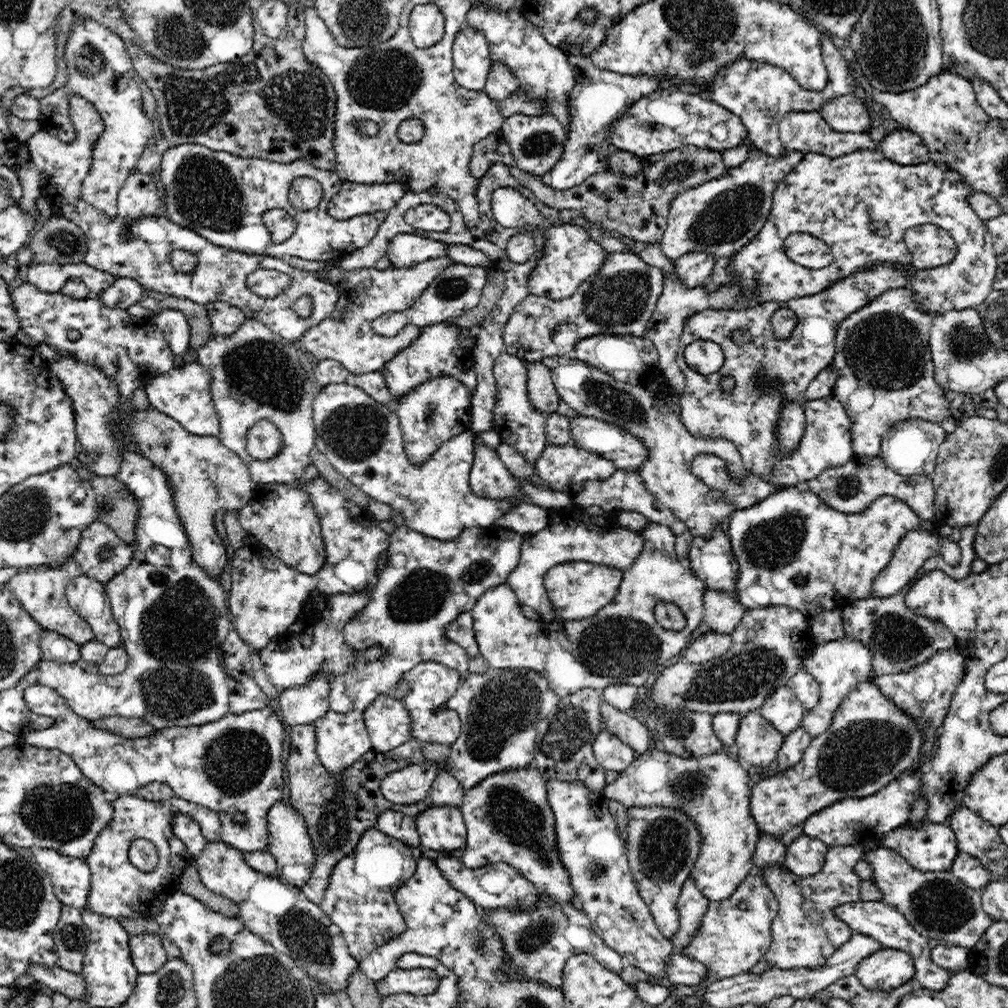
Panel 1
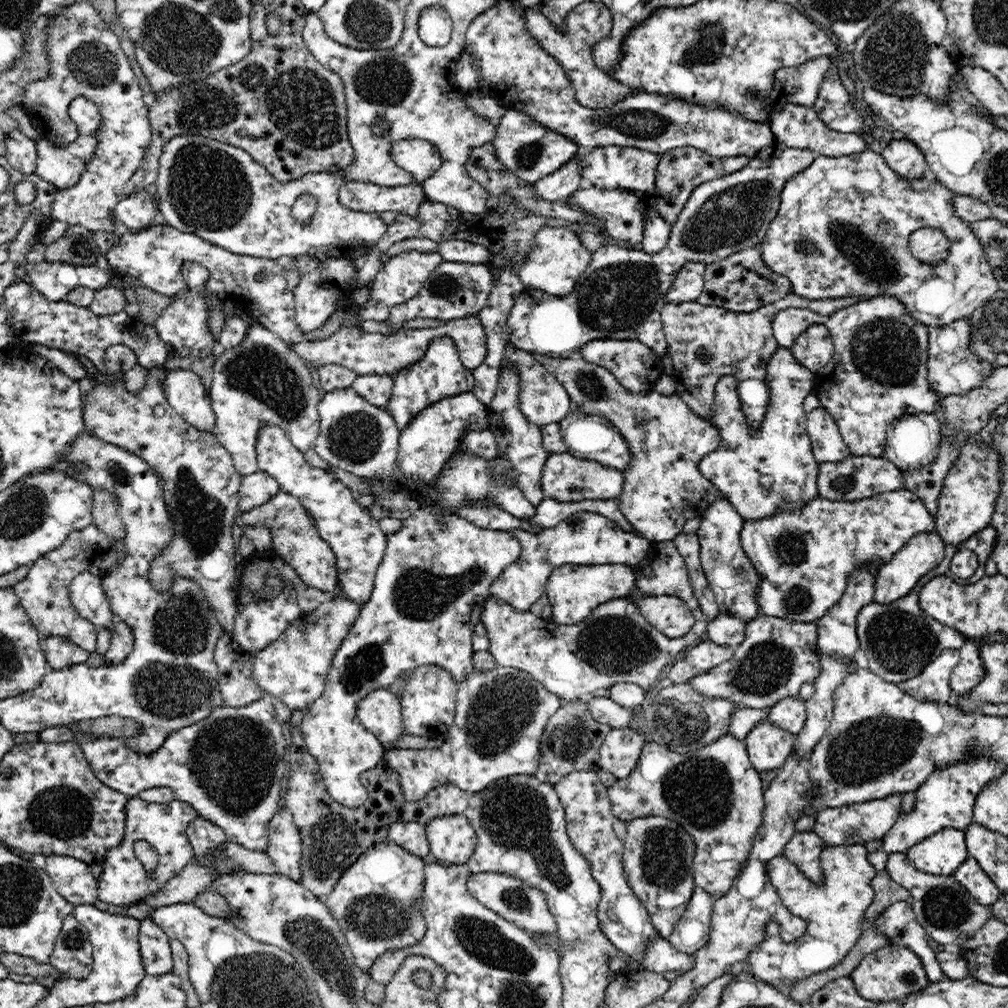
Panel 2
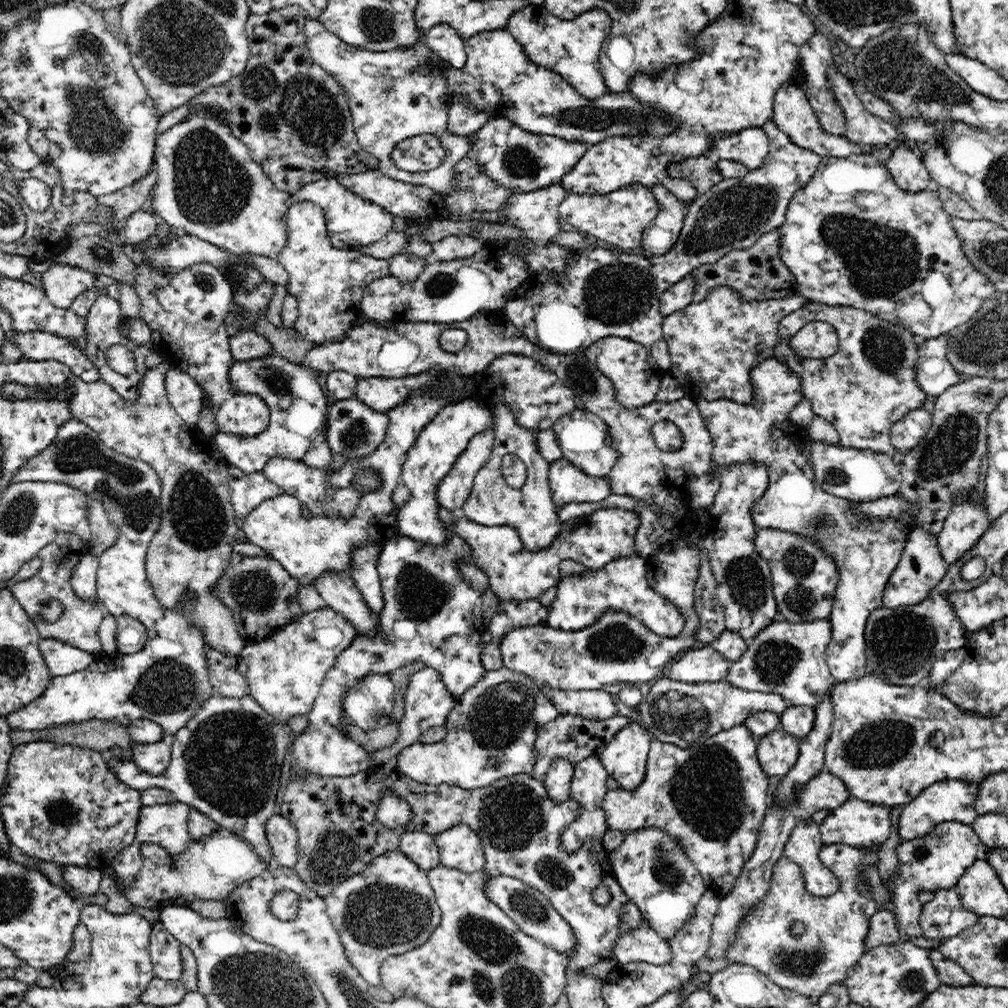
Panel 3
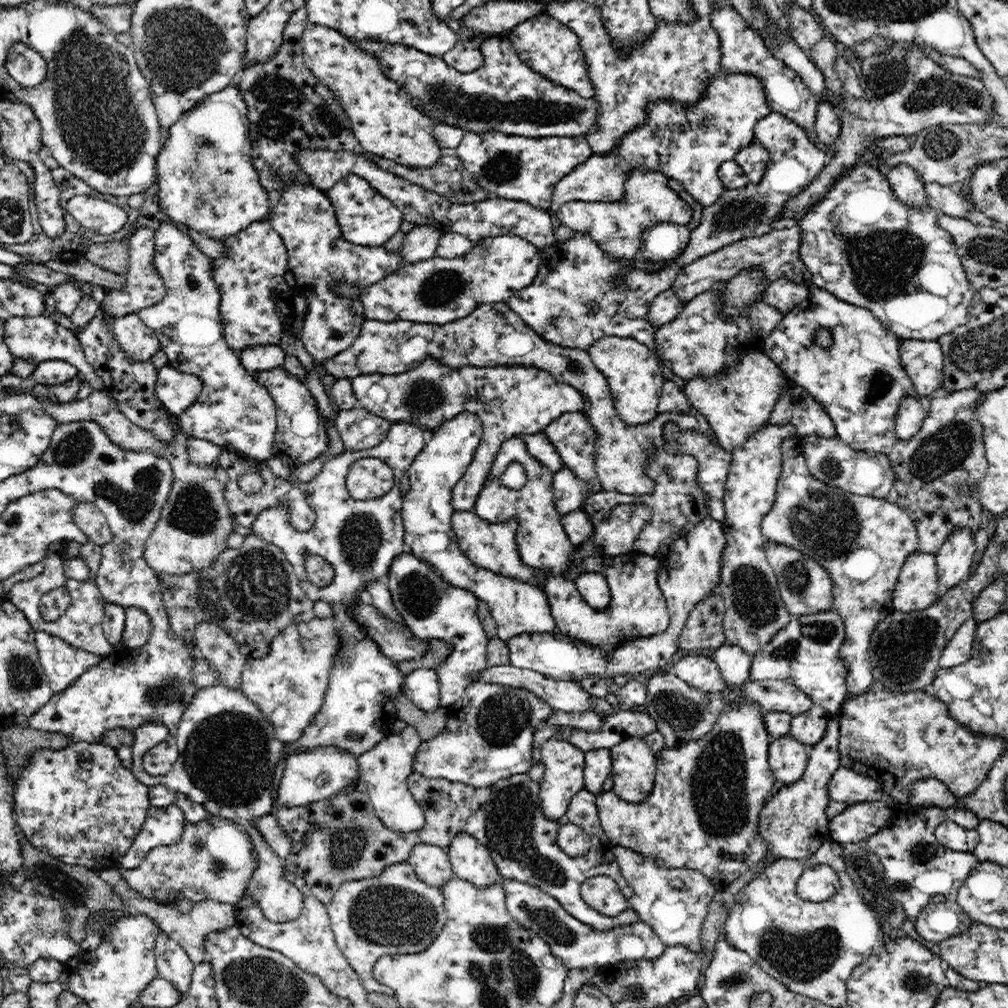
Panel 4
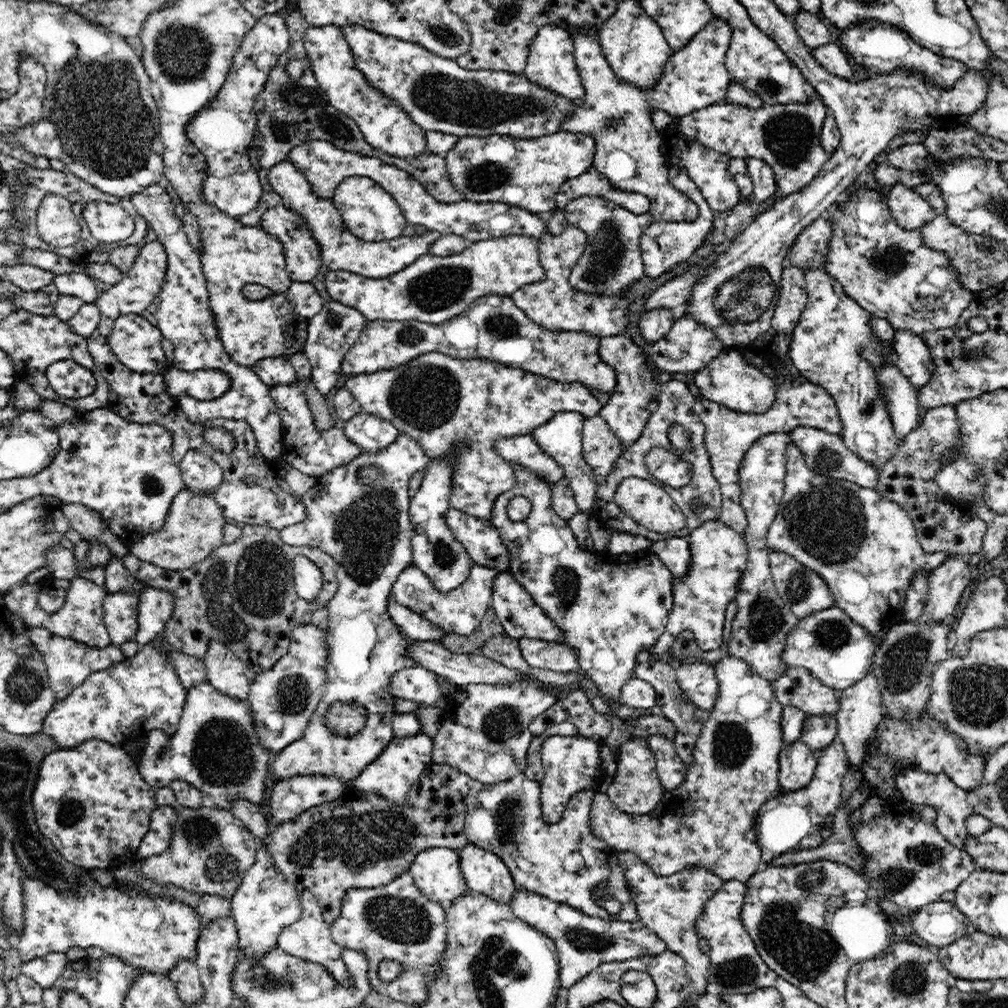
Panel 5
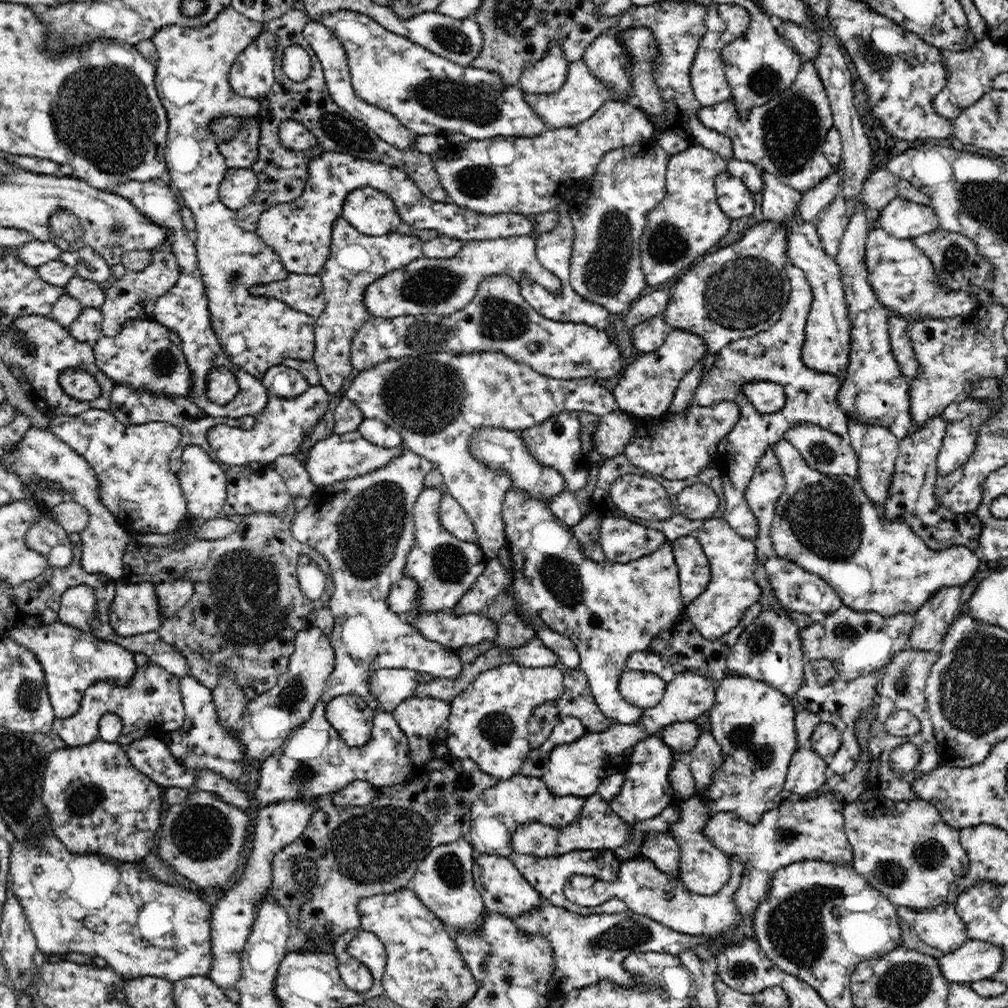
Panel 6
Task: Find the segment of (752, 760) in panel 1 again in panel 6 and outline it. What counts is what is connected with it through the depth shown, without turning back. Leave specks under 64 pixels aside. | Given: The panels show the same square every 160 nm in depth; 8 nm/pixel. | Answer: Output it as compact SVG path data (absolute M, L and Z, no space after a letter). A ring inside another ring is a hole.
M800 747L788 767L784 790L790 790L792 794L799 796L807 796L820 790L830 773L828 765L818 753Z

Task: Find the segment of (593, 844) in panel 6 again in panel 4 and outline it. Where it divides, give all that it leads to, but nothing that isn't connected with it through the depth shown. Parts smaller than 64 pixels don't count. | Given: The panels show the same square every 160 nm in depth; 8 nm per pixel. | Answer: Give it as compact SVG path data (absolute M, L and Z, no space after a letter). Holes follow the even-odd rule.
M724 643L719 649L712 652L712 657L716 661L718 669L720 669L720 676L724 679L726 687L729 690L739 690L737 697L728 701L720 712L720 716L717 717L716 724L713 724L712 730L705 733L704 736L698 737L696 740L691 740L683 747L676 747L672 750L670 747L664 747L657 756L656 772L655 772L655 787L652 788L652 792L648 795L645 801L638 804L628 803L623 801L618 795L614 794L611 790L604 791L598 795L595 795L595 803L599 814L599 823L604 830L610 843L613 843L616 847L624 847L628 850L632 850L646 859L653 861L657 867L666 868L669 871L672 868L688 868L690 870L696 870L704 874L704 876L711 878L712 882L719 890L723 890L732 881L736 880L747 870L758 863L758 861L764 859L766 854L766 848L764 841L762 841L759 834L759 813L762 807L767 803L767 799L770 798L772 792L772 786L776 780L775 773L771 771L771 765L768 762L768 747L770 747L770 733L767 731L767 727L764 723L764 708L759 701L755 699L748 699L746 695L742 695L742 690L746 688L746 684L752 682L751 660L752 657L746 653L742 647Z

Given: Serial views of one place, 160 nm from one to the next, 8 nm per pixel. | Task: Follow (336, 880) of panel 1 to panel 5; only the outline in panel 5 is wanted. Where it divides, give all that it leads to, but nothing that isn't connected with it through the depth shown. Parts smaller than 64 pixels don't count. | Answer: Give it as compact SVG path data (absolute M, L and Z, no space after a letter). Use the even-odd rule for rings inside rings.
M404 872L398 879L392 879L383 887L353 889L348 891L343 900L343 911L338 919L331 924L330 930L334 942L343 949L361 950L372 969L369 980L373 990L392 997L394 1000L409 1005L420 1006L420 1003L430 1000L430 984L441 978L443 972L444 954L447 950L447 920L445 909L440 904L434 904L416 886L412 874ZM385 962L398 963L400 974L392 981L380 978L379 968Z

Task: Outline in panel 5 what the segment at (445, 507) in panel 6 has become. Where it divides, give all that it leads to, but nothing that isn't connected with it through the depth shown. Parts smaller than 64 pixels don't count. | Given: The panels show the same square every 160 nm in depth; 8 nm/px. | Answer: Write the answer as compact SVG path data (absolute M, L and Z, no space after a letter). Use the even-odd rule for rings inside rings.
M454 508L445 512L445 522L476 565L498 572L507 571L510 560L508 548L491 522L477 519Z

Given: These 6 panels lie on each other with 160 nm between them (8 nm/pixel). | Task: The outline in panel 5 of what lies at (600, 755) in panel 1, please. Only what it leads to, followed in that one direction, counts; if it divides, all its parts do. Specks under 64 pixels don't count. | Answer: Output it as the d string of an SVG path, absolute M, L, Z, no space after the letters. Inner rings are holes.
M638 737L624 742L619 748L616 761L617 767L612 776L612 782L605 793L622 812L634 815L652 814L658 807L665 788L657 775L655 753L647 739Z

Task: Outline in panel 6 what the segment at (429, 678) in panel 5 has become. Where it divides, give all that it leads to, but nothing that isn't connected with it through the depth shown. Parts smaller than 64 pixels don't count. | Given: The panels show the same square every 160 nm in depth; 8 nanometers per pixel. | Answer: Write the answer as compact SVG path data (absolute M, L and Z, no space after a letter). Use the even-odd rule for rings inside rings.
M382 668L370 674L368 687L378 703L386 711L391 711L401 701L408 700L417 689L417 671L407 668Z

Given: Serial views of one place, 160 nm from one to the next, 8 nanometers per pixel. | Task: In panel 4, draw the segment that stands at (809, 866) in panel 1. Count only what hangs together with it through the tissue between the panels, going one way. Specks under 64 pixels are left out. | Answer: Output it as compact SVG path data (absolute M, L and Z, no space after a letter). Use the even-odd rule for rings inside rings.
M832 718L827 722L827 730L819 743L809 746L807 768L801 779L784 785L759 813L759 834L768 852L776 858L810 859L820 846L827 842L831 831L830 819L824 812L831 800L830 782L836 770L842 766L839 754L839 723ZM814 865L802 871L797 880L799 898L809 903L826 901L840 891L838 874L827 865Z

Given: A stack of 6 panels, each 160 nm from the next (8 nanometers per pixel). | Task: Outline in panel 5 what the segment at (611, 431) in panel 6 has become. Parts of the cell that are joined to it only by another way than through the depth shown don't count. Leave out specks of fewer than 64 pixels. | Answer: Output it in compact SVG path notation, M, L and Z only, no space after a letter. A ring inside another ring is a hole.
M628 335L599 337L600 354L604 362L615 366L619 372L616 394L604 404L599 416L602 416L608 427L618 436L620 443L629 447L640 438L650 416L658 408L657 397L660 386L647 364L643 349Z

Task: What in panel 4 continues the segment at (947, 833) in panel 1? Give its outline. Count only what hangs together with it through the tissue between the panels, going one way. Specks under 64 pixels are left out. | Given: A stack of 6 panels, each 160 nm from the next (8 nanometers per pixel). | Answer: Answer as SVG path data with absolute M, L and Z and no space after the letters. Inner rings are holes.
M907 804L903 809L892 808L891 818L884 824L885 828L864 841L866 848L883 865L885 886L892 891L893 899L903 907L907 919L913 923L930 903L931 896L954 896L964 880L968 879L970 872L978 866L972 852L951 850L940 845L935 838L938 824L948 819L967 830L975 830L980 822L976 814L964 807L918 807L916 813L916 806Z

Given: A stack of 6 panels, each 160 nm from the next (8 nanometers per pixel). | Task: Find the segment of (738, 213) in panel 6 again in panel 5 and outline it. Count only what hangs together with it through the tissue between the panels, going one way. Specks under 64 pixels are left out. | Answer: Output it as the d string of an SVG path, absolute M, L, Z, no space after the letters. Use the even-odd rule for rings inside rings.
M664 130L658 133L659 141L662 142L664 156L668 167L676 163L686 165L688 173L695 184L702 189L703 197L707 200L709 207L717 213L724 213L734 210L743 197L739 191L739 185L736 184L735 177L728 170L730 157L721 155L718 152L706 148L702 143L698 143L686 135L682 134L680 130Z

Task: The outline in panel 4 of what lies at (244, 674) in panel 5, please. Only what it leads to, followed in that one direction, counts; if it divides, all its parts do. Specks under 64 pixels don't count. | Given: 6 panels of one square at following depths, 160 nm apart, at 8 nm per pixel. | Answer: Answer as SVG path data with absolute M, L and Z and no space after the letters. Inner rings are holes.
M200 623L195 636L197 654L209 660L219 684L229 689L238 688L247 659L233 637L212 623Z

